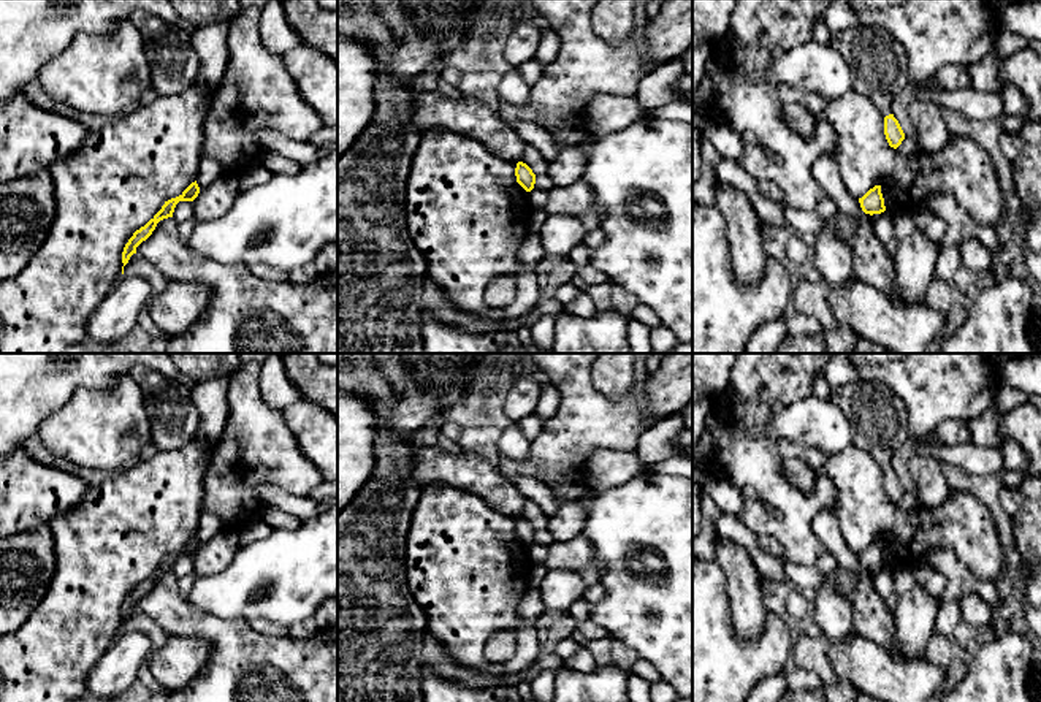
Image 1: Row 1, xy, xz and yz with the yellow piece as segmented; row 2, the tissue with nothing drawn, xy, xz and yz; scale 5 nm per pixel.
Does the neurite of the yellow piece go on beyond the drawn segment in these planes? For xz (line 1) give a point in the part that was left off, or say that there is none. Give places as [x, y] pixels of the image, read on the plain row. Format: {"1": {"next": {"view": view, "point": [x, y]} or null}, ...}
{"1": {"next": null}}

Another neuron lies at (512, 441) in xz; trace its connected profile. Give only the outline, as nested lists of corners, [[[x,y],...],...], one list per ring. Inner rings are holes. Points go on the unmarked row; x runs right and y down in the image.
[[[512,422],[512,425],[501,433],[496,448],[515,461],[524,461],[529,456],[531,442],[523,434],[520,423]]]

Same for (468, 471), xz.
[[[420,445],[414,453],[410,479],[420,488],[439,482],[467,490],[501,513],[523,515],[526,501],[523,494],[498,467],[477,453],[448,453],[439,445]]]

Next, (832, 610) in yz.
[[[756,536],[757,544],[775,556],[795,588],[811,594],[811,620],[829,642],[845,640],[854,634],[854,607],[846,593],[835,588],[830,575],[821,574],[816,566],[800,566],[786,561],[780,544],[772,537]]]

